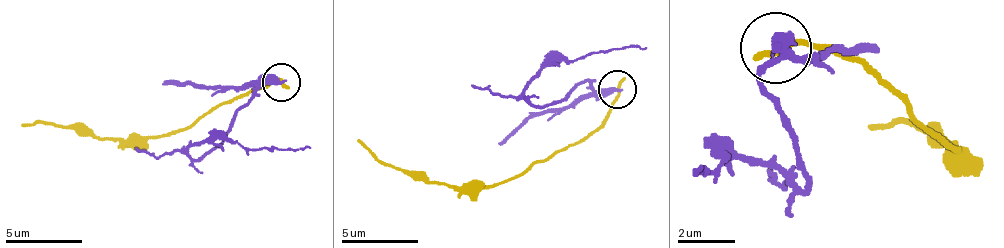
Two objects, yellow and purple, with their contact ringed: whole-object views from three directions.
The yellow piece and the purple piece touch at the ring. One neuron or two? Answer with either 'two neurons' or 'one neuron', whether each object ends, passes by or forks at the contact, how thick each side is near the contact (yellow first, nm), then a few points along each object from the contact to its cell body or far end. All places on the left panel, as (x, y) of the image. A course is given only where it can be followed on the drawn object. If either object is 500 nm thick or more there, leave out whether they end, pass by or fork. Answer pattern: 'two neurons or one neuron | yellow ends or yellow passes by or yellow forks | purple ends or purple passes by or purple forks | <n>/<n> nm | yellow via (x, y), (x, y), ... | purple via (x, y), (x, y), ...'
two neurons | yellow ends | purple ends | 260/440 nm | yellow via (282, 83), (274, 79), (163, 137), (78, 137), (40, 122), (21, 125) | purple via (282, 83), (262, 83), (228, 133), (201, 156), (190, 156), (190, 148), (213, 137), (255, 148), (309, 145)

